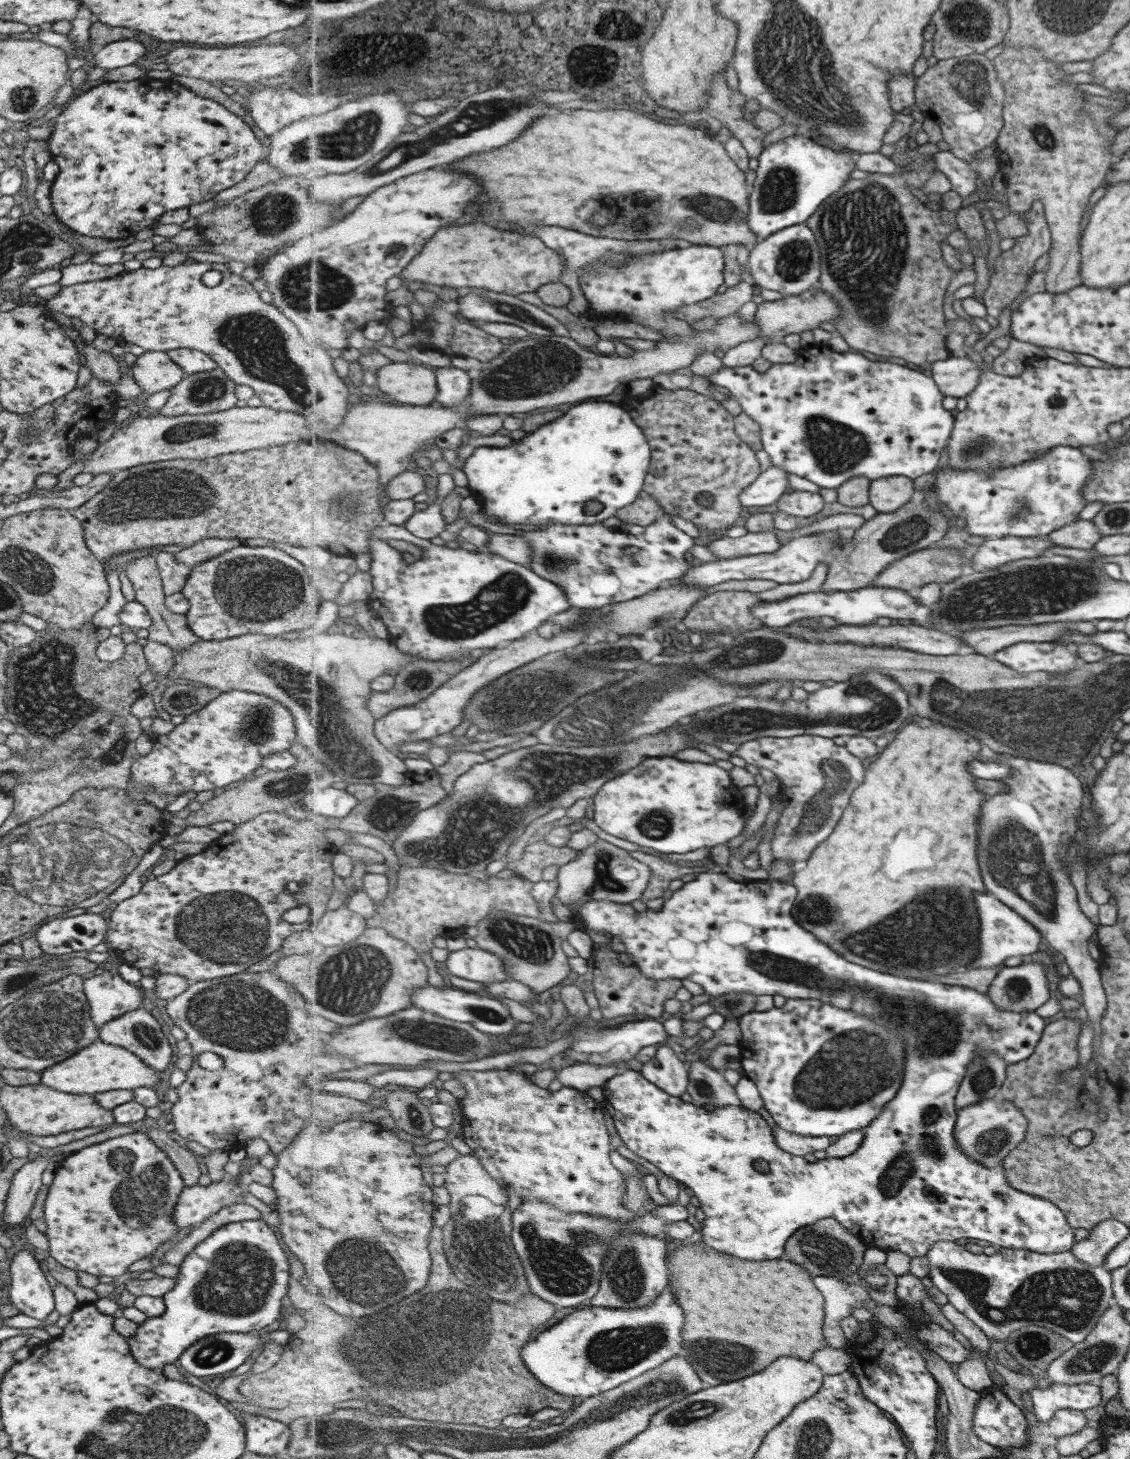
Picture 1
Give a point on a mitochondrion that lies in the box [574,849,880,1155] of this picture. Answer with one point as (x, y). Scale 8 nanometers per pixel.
(815, 907)

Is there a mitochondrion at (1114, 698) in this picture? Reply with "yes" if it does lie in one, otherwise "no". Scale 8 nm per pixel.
yes

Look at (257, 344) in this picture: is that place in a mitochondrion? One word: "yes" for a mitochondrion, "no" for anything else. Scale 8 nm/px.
yes

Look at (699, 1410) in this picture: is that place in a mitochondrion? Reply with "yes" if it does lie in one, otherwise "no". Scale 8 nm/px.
yes

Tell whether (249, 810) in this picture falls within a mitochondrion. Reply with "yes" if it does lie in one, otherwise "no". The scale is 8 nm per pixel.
no

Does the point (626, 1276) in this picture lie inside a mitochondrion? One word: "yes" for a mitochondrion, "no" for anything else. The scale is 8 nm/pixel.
yes

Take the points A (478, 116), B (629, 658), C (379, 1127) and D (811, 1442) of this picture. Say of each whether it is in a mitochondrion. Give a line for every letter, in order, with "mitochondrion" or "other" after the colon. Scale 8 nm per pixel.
A: mitochondrion
B: mitochondrion
C: other
D: mitochondrion

